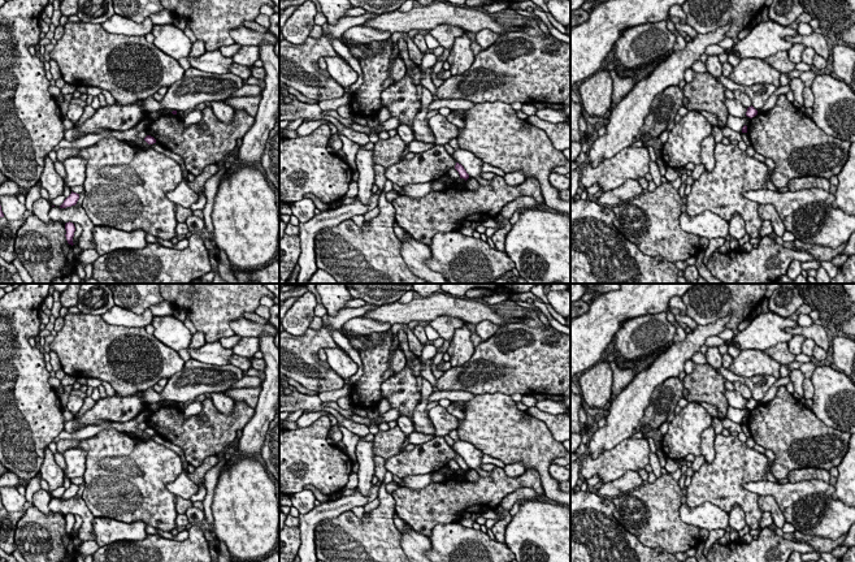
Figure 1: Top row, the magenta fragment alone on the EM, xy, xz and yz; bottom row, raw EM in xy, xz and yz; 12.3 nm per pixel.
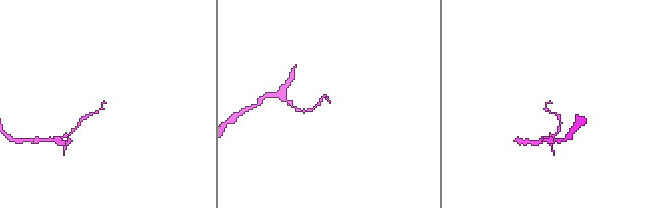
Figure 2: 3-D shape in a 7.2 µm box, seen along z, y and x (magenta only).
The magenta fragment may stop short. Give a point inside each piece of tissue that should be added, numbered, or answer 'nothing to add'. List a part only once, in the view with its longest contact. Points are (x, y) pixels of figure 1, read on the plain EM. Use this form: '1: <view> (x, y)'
nothing to add

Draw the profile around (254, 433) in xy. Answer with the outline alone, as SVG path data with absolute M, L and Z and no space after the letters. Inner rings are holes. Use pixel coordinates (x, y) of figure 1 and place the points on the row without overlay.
M261 336L260 351L265 360L265 380L261 385L259 402L255 407L255 415L242 429L239 438L238 459L242 457L253 457L261 453L265 435L270 422L277 415L279 402L279 349L275 346L274 336Z

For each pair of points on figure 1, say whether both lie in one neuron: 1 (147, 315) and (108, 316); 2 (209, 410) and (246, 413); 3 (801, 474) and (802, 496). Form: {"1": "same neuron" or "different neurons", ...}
{"1": "same neuron", "2": "same neuron", "3": "different neurons"}

